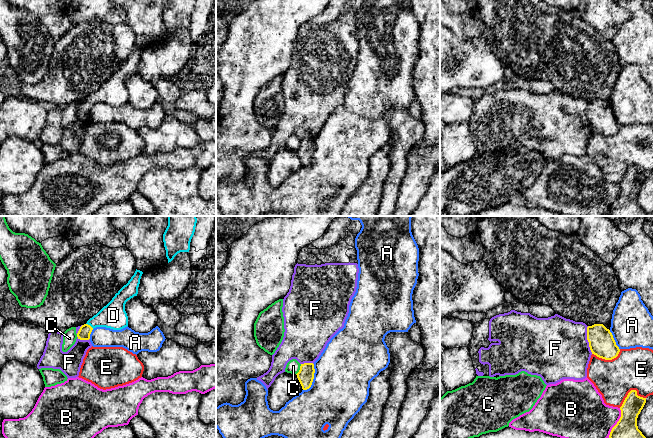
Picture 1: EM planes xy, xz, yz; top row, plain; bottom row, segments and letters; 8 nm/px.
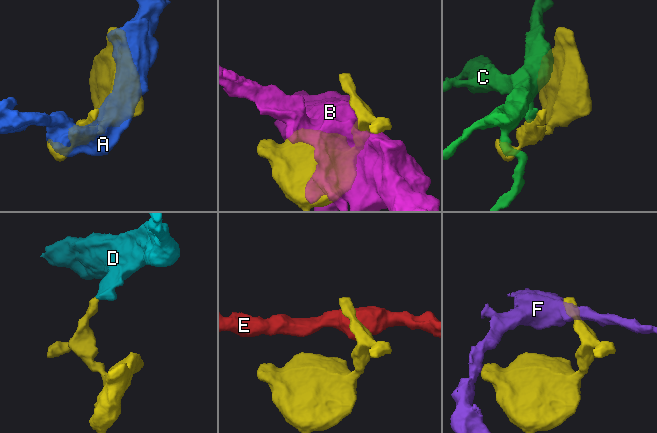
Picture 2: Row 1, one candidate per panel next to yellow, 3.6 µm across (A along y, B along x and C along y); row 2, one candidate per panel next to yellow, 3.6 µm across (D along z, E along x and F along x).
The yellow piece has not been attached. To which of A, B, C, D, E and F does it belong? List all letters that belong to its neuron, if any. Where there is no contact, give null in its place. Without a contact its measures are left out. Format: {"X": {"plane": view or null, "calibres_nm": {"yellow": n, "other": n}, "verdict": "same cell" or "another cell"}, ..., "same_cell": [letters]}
{"A": {"plane": "xz", "calibres_nm": {"yellow": 130, "other": 460}, "verdict": "another cell"}, "B": {"plane": "yz", "calibres_nm": {"yellow": 260, "other": 420}, "verdict": "another cell"}, "C": {"plane": "xz", "calibres_nm": {"yellow": 130, "other": 110}, "verdict": "another cell"}, "D": {"plane": "xy", "calibres_nm": {"yellow": 100, "other": 200}, "verdict": "same cell"}, "E": {"plane": "yz", "calibres_nm": {"yellow": 160, "other": 320}, "verdict": "another cell"}, "F": {"plane": "yz", "calibres_nm": {"yellow": 200, "other": 480}, "verdict": "another cell"}, "same_cell": ["D"]}

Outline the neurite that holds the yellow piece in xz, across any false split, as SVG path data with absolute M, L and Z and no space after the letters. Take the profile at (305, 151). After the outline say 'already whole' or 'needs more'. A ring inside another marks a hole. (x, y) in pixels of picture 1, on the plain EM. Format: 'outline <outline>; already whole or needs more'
outline M313 139L301 140L300 146L296 151L303 166L307 166L311 163L314 155L314 149L315 145Z; already whole

